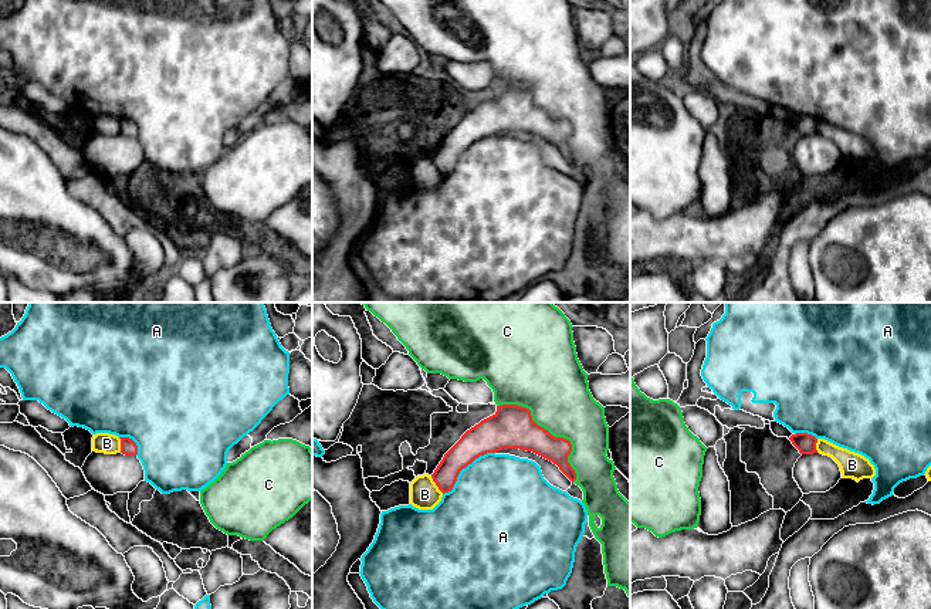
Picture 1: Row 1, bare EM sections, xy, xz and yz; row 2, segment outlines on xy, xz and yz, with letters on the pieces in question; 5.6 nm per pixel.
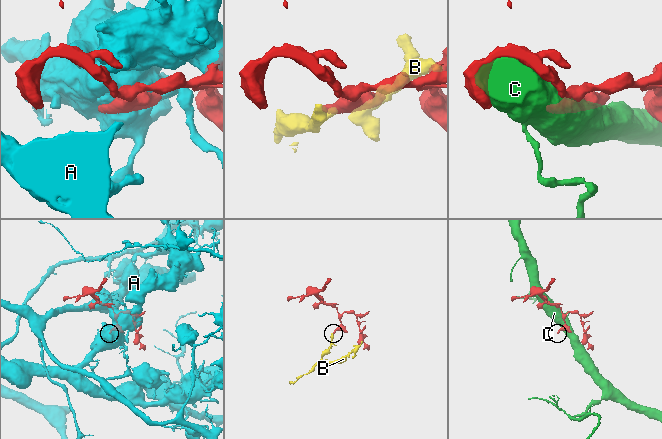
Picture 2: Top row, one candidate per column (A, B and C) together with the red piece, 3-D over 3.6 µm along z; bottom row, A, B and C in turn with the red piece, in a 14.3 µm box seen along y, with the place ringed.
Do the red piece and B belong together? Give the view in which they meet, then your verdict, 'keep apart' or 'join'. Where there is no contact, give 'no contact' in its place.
contact in xz; keep apart

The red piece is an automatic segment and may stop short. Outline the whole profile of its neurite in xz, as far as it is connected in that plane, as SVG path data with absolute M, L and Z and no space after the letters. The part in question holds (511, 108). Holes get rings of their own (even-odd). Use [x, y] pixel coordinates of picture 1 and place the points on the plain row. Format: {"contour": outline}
{"contour": "M518 87L497 88L492 98L467 112L444 136L431 160L443 176L448 175L463 150L480 138L502 131L532 133L556 146L572 165L576 162L576 155L568 145L571 124L538 108L531 92Z"}

